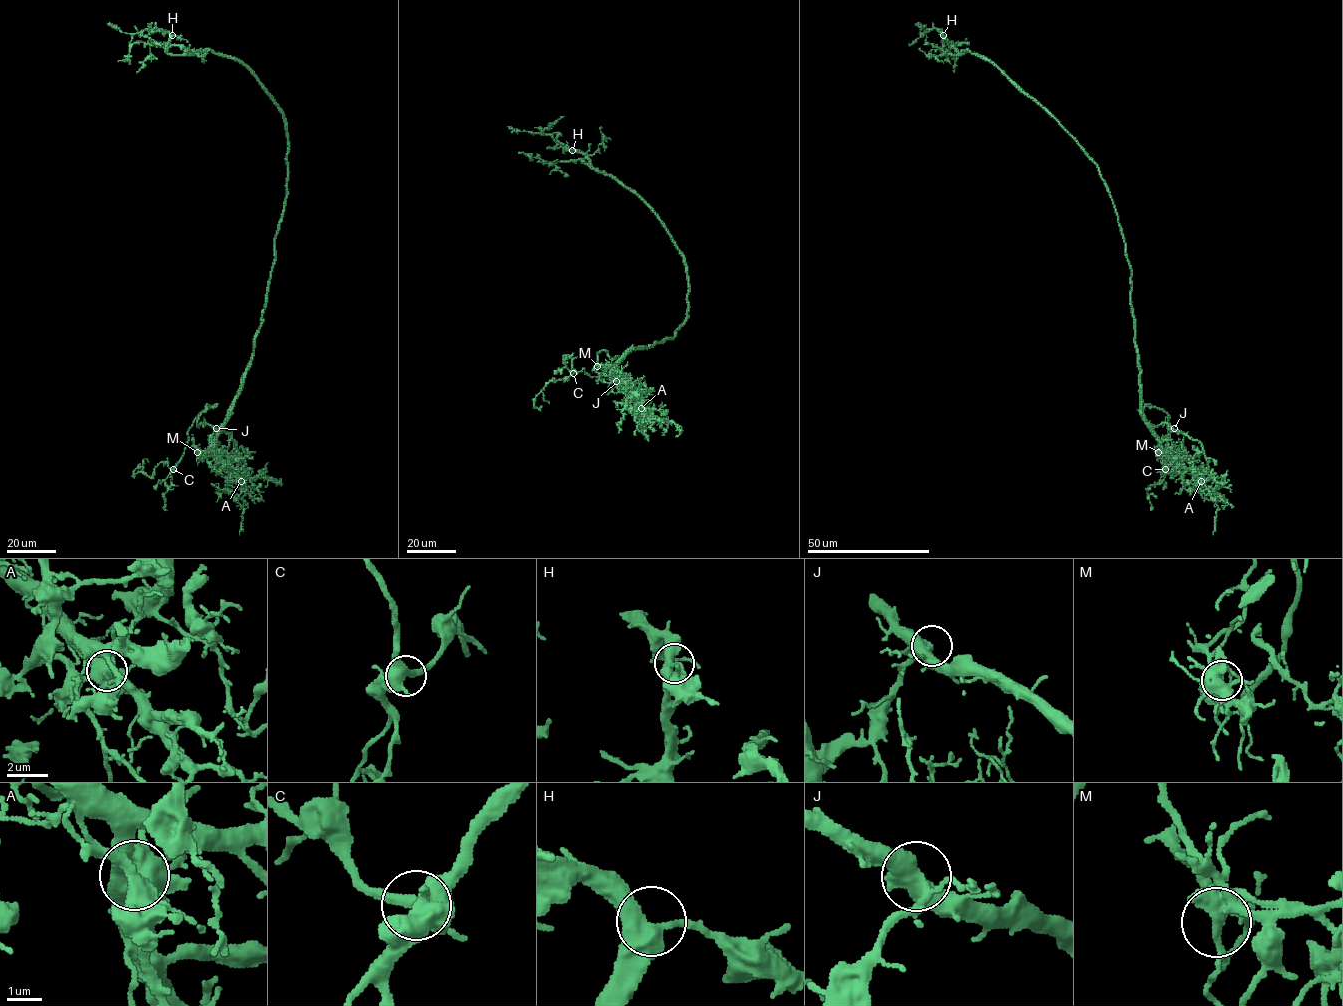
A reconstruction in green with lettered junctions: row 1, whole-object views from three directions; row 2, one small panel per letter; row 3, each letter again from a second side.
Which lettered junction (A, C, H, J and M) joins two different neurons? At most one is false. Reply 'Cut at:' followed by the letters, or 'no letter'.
Cut at: A

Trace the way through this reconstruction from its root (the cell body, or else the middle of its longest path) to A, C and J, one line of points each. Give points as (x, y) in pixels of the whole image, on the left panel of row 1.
A: (271, 268), (267, 305), (251, 365), (231, 415), (215, 441), (216, 453), (241, 481)
C: (271, 268), (263, 322), (231, 415), (212, 443), (216, 430), (197, 425), (206, 406), (173, 469)
J: (271, 268), (267, 305), (251, 365), (231, 415), (212, 443), (211, 435), (216, 428)

